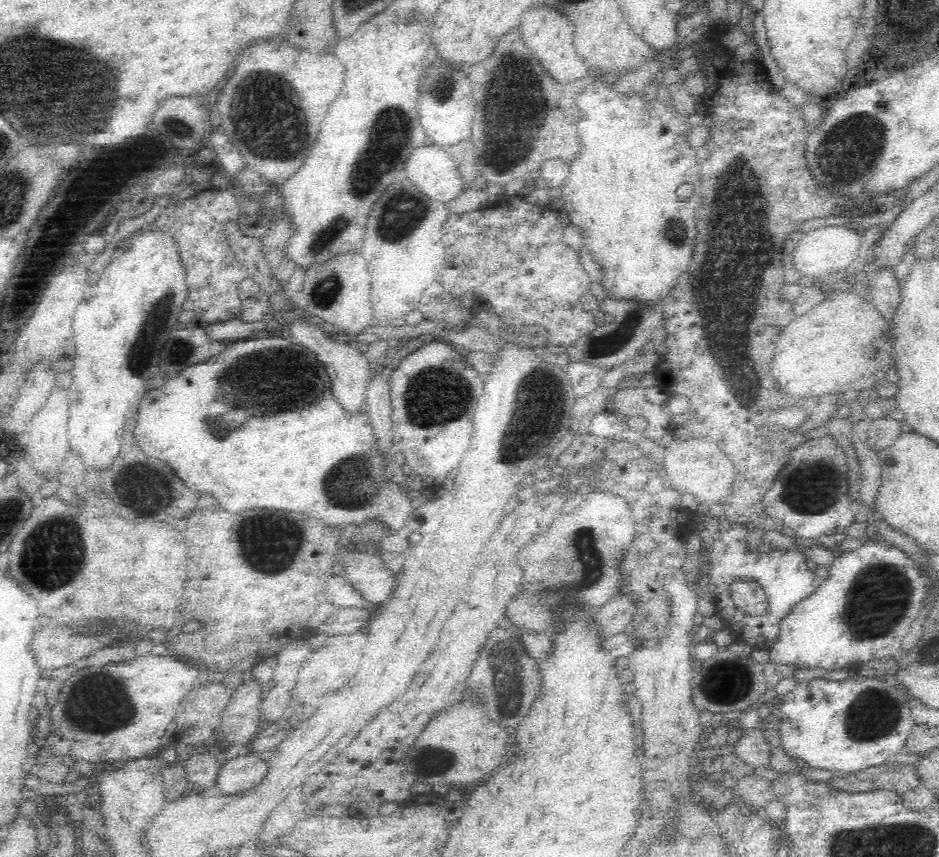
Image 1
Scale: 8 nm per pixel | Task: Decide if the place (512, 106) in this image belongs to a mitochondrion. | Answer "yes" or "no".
yes

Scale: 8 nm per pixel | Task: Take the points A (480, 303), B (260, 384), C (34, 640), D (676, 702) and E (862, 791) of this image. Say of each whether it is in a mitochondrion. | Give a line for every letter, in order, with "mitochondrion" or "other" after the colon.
A: other
B: mitochondrion
C: other
D: other
E: other

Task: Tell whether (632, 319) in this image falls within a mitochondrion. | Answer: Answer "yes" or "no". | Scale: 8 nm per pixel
no

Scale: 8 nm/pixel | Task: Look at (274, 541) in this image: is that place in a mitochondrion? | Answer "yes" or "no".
yes

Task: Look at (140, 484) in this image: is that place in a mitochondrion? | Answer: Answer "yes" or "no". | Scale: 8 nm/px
yes

